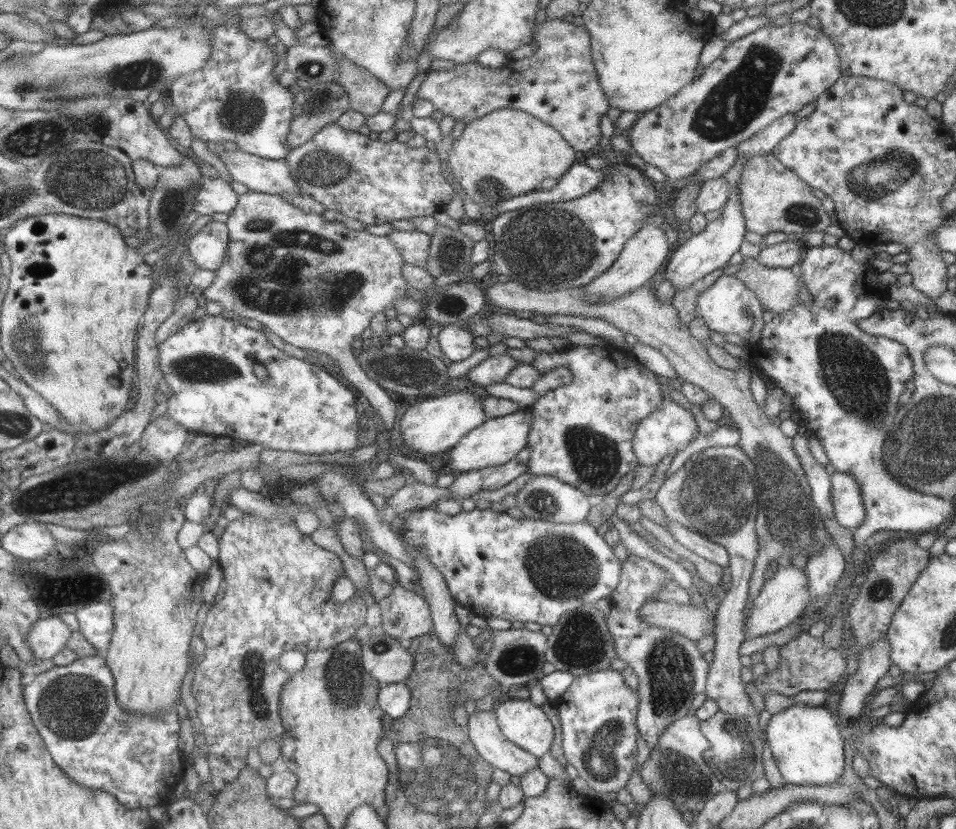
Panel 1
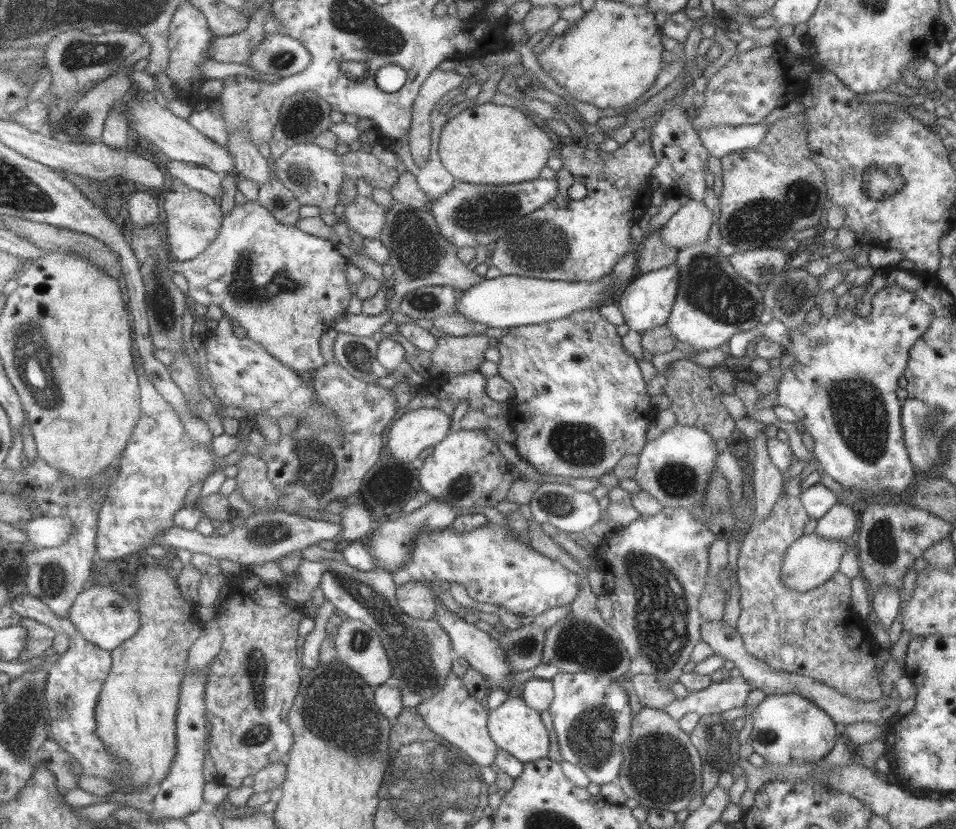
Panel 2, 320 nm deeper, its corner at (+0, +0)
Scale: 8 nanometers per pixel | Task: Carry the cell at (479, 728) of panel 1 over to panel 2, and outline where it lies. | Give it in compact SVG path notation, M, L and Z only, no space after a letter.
M451 671L447 675L447 681L431 698L423 699L415 706L415 712L423 719L425 726L441 736L441 739L467 754L469 760L481 767L489 767L494 762L497 746L489 736L486 720L488 709L483 707L479 700L475 700L464 687L462 679L459 679Z

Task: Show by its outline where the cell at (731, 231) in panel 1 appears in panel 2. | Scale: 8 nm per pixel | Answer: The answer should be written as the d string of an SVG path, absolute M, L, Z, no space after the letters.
M673 262L673 265L669 265L667 268L634 276L628 284L623 286L613 302L621 311L628 330L643 333L650 328L664 324L674 303L673 299L675 298L677 284L679 284L679 271L677 271L675 262Z

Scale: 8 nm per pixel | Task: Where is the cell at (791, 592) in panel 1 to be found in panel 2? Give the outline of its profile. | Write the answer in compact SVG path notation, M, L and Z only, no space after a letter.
M814 532L803 533L785 551L784 561L781 565L782 583L796 591L808 591L831 580L838 574L837 566L839 566L839 560L845 554L847 546L854 548L854 542L825 538Z

